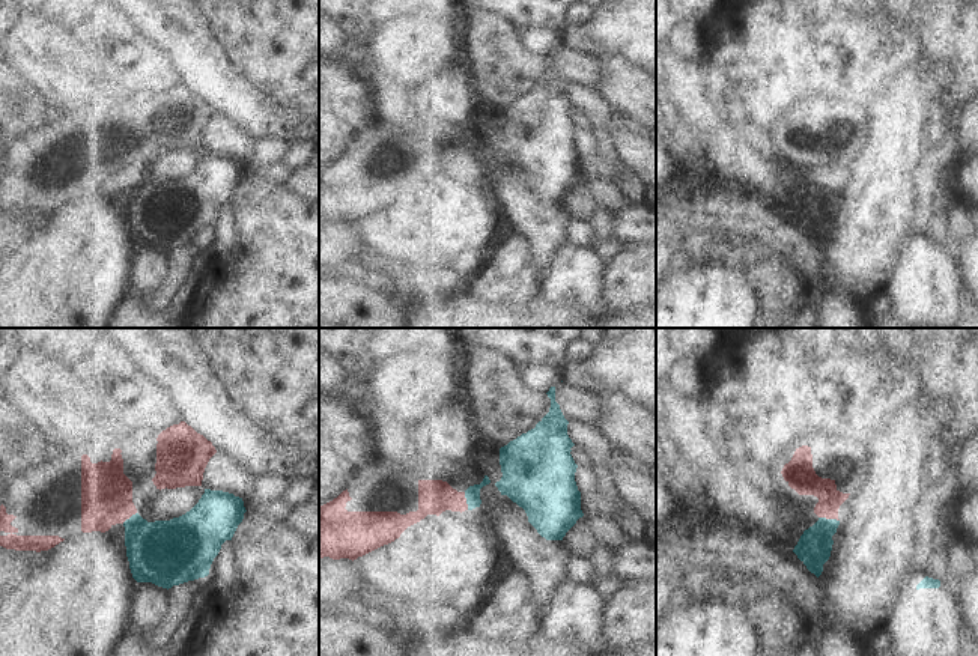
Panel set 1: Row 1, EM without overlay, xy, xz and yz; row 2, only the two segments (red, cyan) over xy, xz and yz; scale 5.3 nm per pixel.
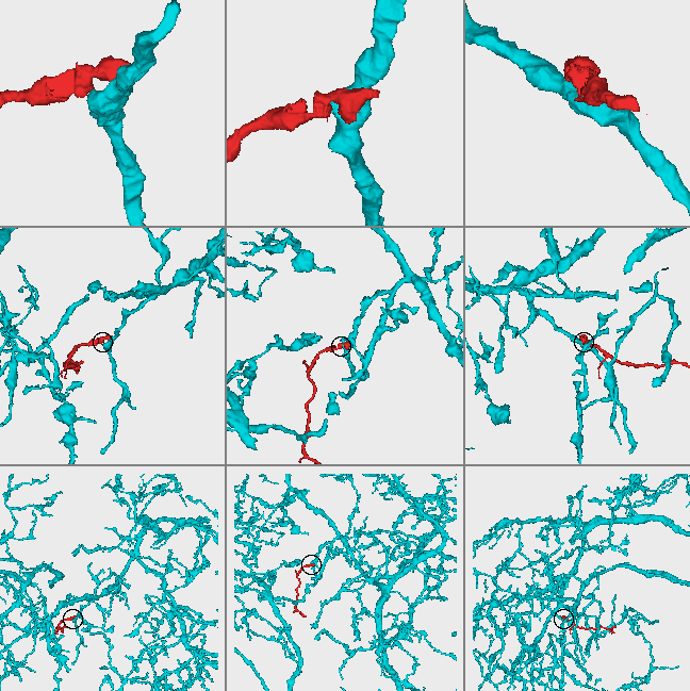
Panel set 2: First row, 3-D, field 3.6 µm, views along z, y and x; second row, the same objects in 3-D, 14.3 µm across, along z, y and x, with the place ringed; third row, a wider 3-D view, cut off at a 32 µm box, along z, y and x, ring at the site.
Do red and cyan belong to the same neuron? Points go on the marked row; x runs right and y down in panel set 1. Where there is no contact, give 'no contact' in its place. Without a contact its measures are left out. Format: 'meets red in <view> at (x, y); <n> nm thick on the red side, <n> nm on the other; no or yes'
meets red in yz at (829, 518); 150 nm thick on the red side, 180 nm on the other; no

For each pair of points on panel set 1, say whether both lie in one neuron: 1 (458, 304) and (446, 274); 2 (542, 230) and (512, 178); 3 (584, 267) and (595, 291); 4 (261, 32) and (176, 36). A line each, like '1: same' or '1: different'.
1: different
2: same
3: same
4: different

